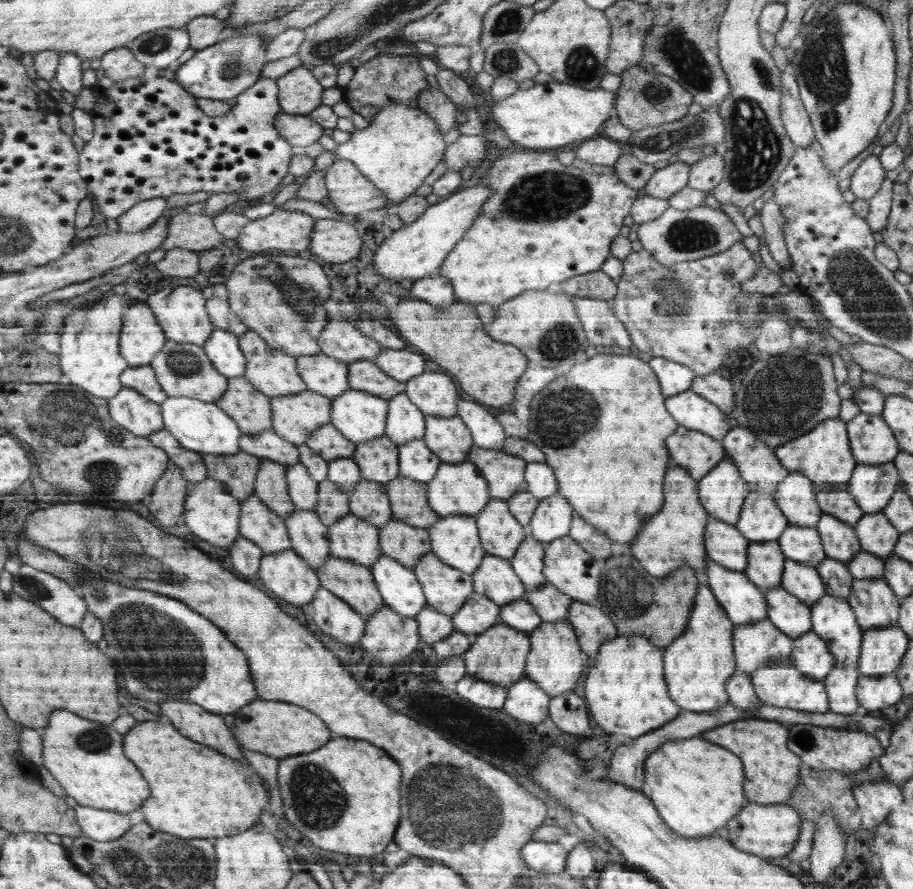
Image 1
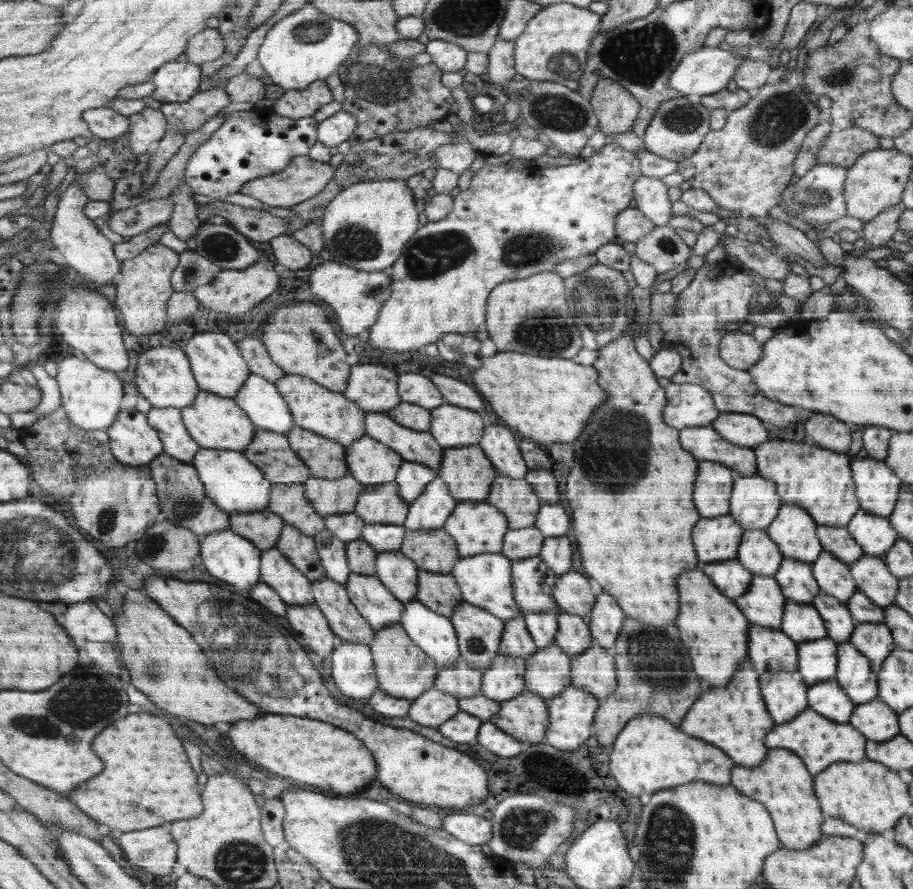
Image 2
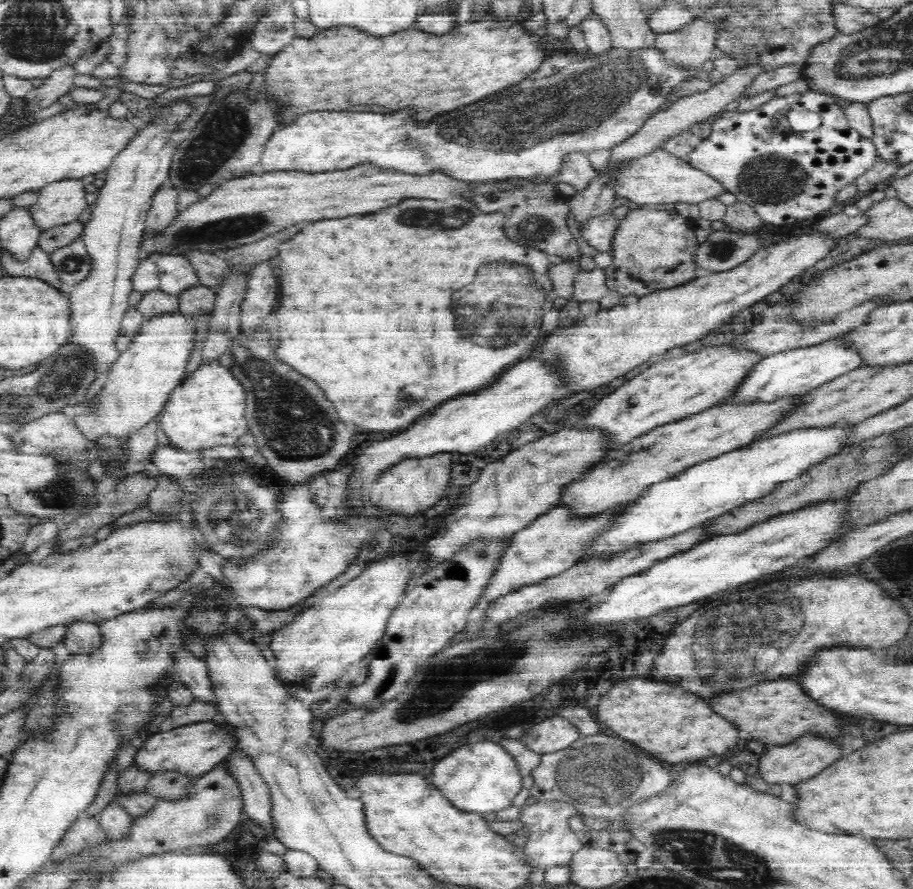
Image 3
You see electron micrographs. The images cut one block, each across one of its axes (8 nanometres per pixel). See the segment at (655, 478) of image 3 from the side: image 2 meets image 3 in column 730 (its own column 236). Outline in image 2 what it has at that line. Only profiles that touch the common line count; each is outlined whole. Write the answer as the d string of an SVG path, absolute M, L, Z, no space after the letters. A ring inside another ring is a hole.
M202 390L197 402L192 406L184 407L182 410L187 427L202 447L241 452L241 450L247 448L256 432L258 432L255 423L238 406L235 398Z

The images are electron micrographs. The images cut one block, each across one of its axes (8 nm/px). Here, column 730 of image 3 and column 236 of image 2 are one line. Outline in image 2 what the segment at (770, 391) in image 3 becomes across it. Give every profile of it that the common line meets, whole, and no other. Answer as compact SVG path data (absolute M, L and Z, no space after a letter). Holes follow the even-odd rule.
M251 373L247 381L242 385L242 388L238 390L235 400L258 429L288 434L295 426L294 415L291 412L291 408L288 407L287 400L279 393L275 383L262 375Z

